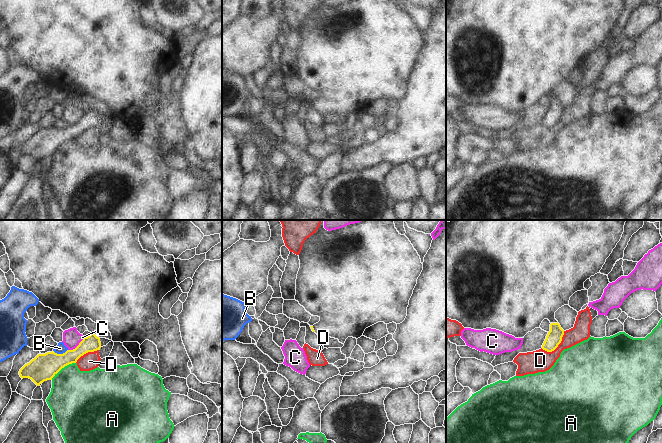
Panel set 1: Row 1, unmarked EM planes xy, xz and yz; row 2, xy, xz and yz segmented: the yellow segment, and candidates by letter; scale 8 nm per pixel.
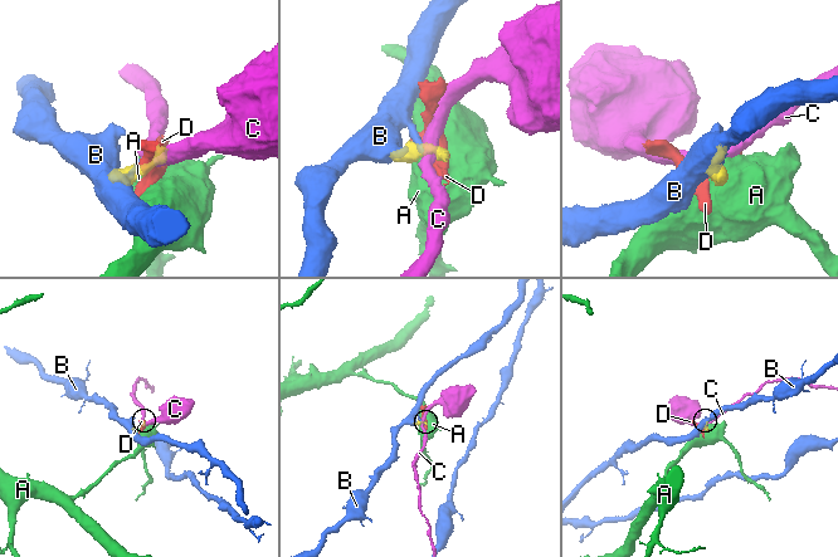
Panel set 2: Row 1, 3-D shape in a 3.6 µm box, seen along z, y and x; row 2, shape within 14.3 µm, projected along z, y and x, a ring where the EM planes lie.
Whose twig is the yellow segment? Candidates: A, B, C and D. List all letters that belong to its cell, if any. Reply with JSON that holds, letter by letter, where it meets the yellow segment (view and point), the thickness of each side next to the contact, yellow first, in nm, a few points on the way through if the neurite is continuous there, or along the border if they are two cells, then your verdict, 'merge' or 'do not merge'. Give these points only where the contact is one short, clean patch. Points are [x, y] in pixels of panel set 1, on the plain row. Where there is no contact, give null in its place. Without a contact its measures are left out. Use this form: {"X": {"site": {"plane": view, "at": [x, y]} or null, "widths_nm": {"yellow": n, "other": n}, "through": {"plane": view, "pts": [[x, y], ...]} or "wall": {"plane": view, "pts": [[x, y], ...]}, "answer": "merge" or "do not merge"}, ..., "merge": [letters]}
{"A": {"site": {"plane": "xy", "at": [63, 143]}, "widths_nm": {"yellow": 220, "other": 400}, "wall": {"plane": "xy", "pts": [[75, 138], [65, 141], [51, 155]]}, "answer": "do not merge"}, "B": {"site": {"plane": "xy", "at": [60, 130]}, "widths_nm": {"yellow": 220, "other": 80}, "wall": {"plane": "xy", "pts": [[68, 125], [62, 129], [55, 129], [53, 127]]}, "answer": "do not merge"}, "C": {"site": {"plane": "xy", "at": [78, 121]}, "widths_nm": {"yellow": 160, "other": 140}, "wall": {"plane": "xy", "pts": [[84, 113], [74, 124], [69, 126]]}, "answer": "do not merge"}, "D": {"site": {"plane": "yz", "at": [556, 123]}, "widths_nm": {"yellow": 130, "other": 180}, "wall": {"plane": "yz", "pts": [[564, 107], [561, 118], [553, 126], [545, 127], [541, 124]]}, "answer": "do not merge"}, "merge": []}

